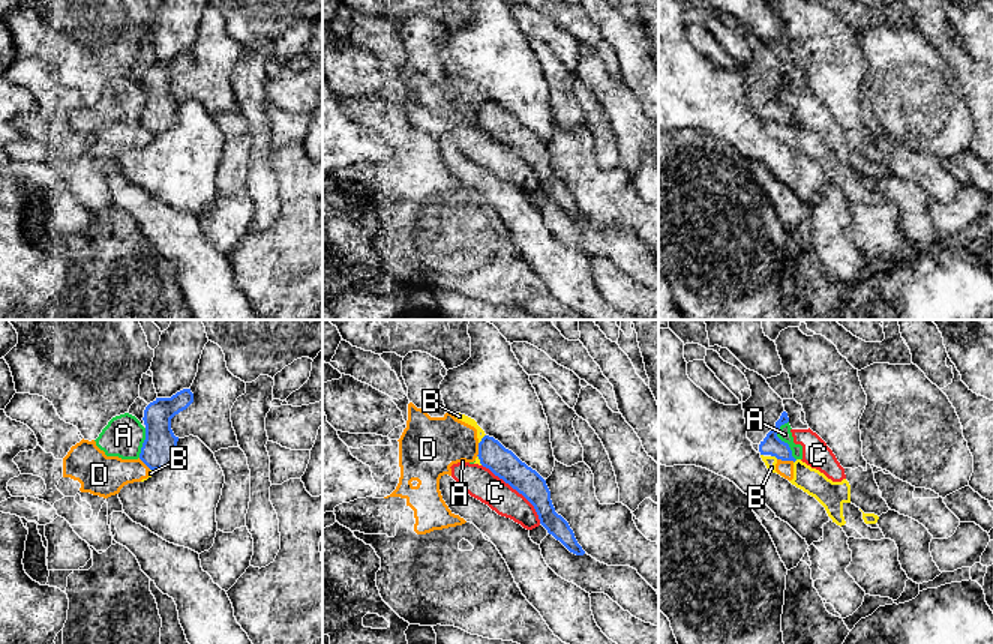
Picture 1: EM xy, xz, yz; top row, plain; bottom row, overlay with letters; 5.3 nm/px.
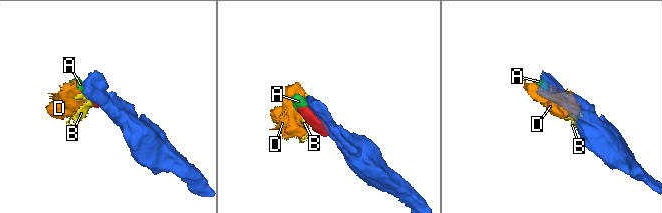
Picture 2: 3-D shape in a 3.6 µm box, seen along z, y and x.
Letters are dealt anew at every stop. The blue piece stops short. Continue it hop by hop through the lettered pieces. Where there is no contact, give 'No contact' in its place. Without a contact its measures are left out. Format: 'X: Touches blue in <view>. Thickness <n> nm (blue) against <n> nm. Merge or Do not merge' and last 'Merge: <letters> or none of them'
A: Touches blue in yz. Thickness 110 nm (blue) against 70 nm. Do not merge
B: Touches blue in xz. Thickness 160 nm (blue) against 50 nm. Do not merge
C: Touches blue in xz. Thickness 160 nm (blue) against 170 nm. Do not merge
D: Touches blue in yz. Thickness 110 nm (blue) against 90 nm. Do not merge
Merge: none of them

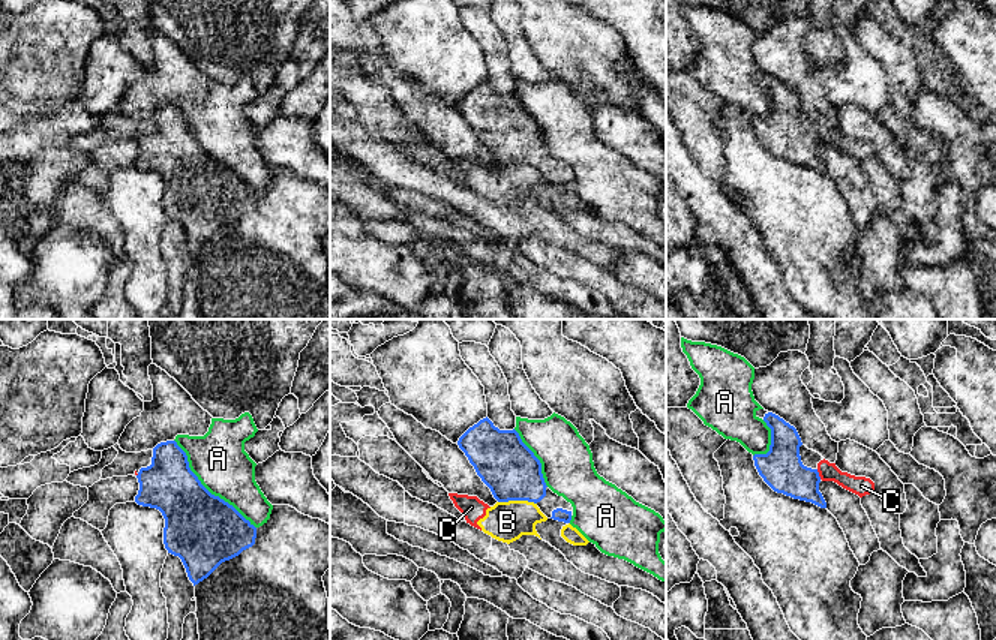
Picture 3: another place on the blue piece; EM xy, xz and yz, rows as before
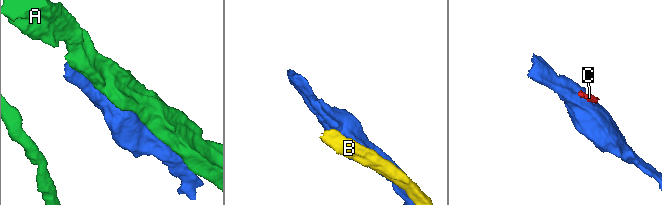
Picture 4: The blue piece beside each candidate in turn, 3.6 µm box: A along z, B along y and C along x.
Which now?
A: Touches blue in xy. Thickness 380 nm (blue) against 300 nm. Do not merge
B: Touches blue in xz. Thickness 300 nm (blue) against 220 nm. Do not merge
C: Touches blue in yz. Thickness 220 nm (blue) against 110 nm. Do not merge
Merge: none of them

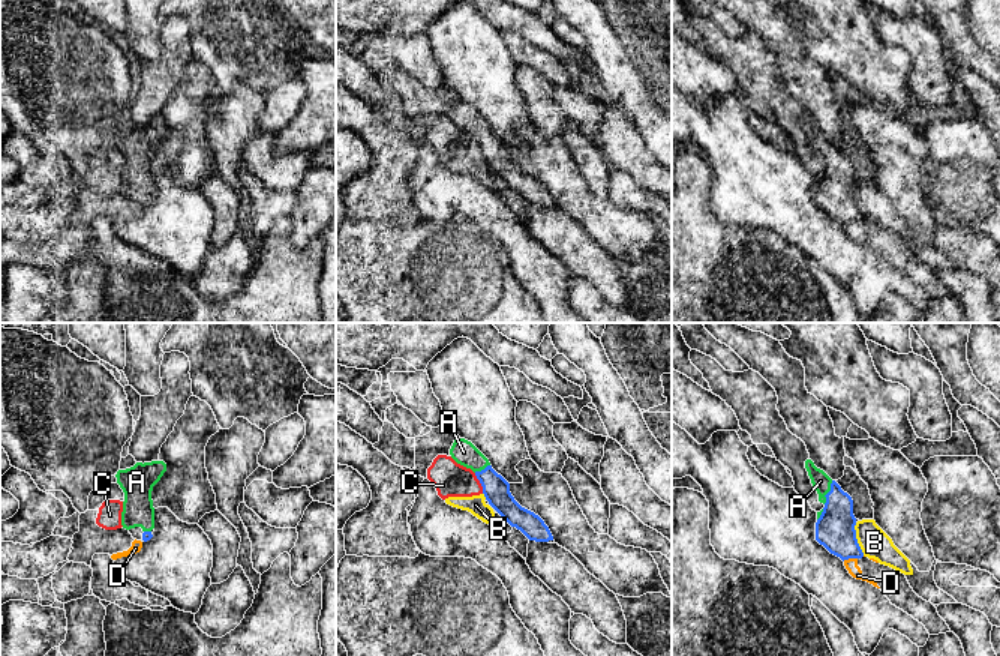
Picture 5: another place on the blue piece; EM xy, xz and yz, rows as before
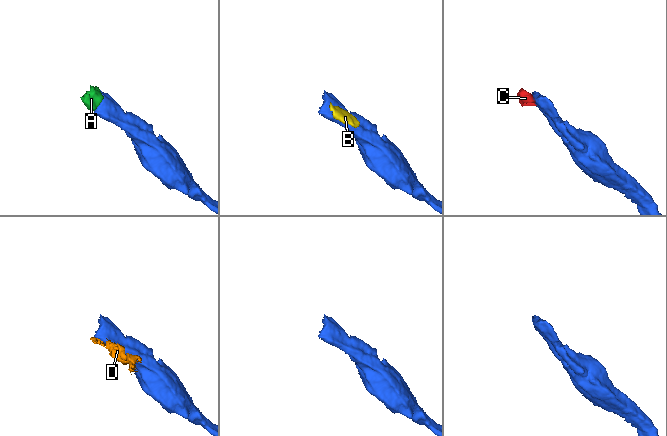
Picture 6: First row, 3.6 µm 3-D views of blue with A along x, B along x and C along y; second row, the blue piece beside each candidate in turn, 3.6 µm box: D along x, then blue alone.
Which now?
A: Touches blue in yz. Thickness 200 nm (blue) against 100 nm. Merge
B: Touches blue in yz. Thickness 200 nm (blue) against 160 nm. Do not merge
C: Touches blue in xz. Thickness 140 nm (blue) against 190 nm. Do not merge
D: Touches blue in yz. Thickness 200 nm (blue) against 70 nm. Do not merge
Merge: A

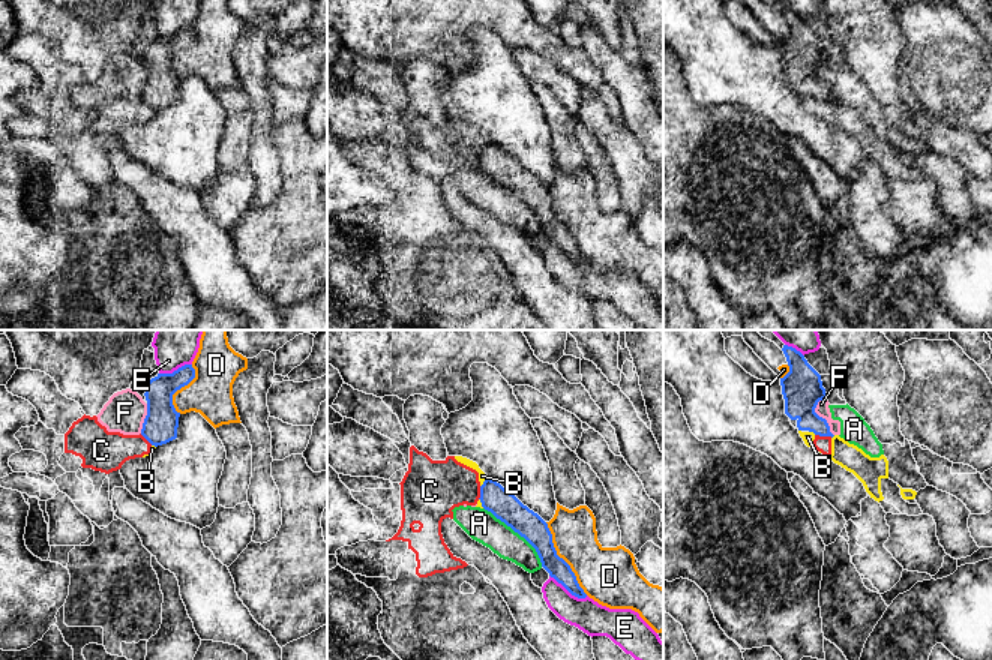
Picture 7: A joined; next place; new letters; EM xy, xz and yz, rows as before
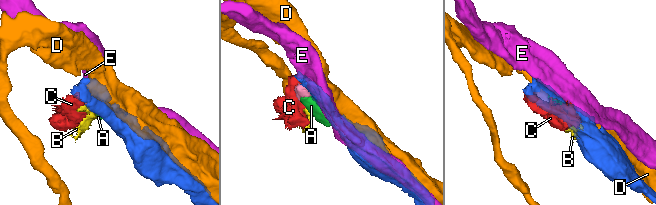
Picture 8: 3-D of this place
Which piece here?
A: Touches blue in xz. Thickness 160 nm (blue) against 170 nm. Do not merge
B: Touches blue in xz. Thickness 160 nm (blue) against 50 nm. Do not merge
C: Touches blue in yz. Thickness 190 nm (blue) against 90 nm. Do not merge
D: Touches blue in xz. Thickness 150 nm (blue) against 280 nm. Do not merge
E: Touches blue in xz. Thickness 110 nm (blue) against 170 nm. Do not merge
F: Touches blue in yz. Thickness 220 nm (blue) against 70 nm. Do not merge
Merge: none of them

